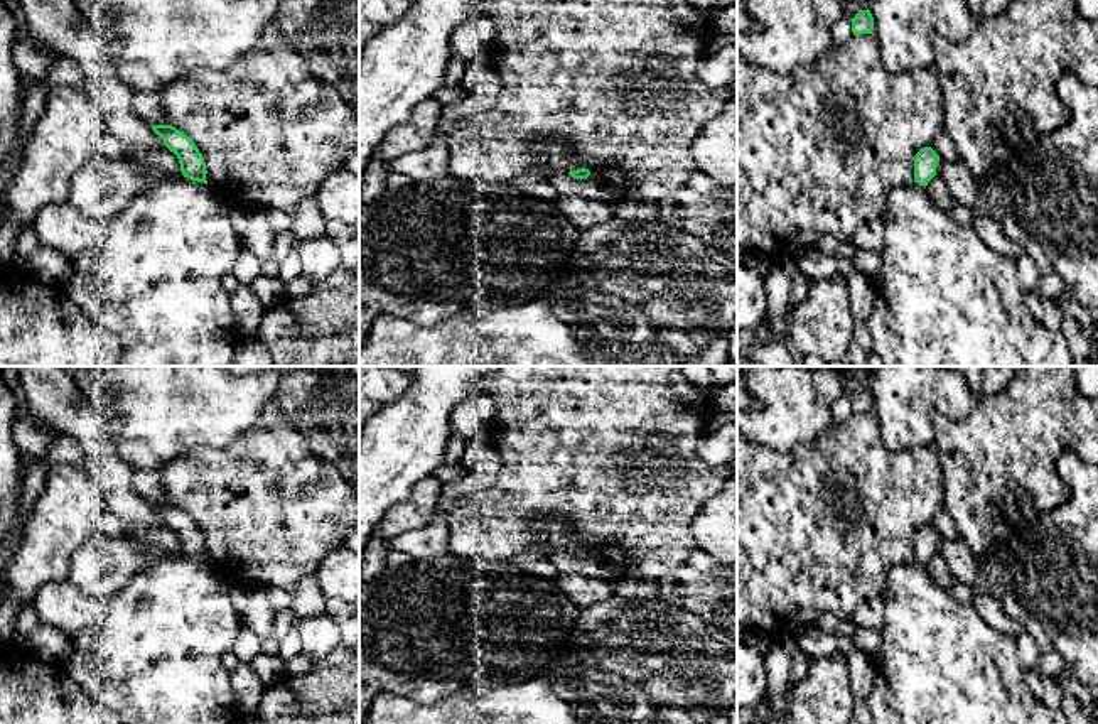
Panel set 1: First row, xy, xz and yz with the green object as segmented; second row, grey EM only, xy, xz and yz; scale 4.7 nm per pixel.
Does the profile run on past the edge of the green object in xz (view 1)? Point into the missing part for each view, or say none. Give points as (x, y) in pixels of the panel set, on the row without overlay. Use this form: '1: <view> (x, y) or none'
1: none

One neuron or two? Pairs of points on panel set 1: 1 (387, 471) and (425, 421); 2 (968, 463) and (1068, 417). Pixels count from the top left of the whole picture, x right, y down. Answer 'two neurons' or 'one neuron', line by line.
1: one neuron
2: one neuron

